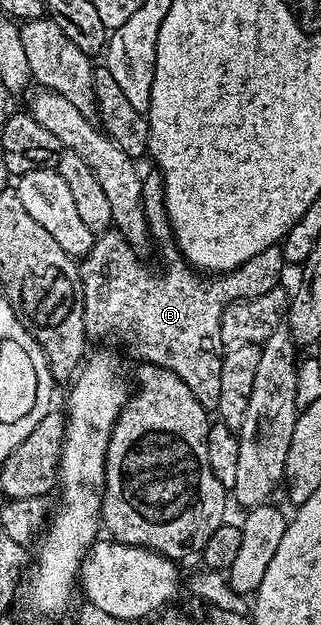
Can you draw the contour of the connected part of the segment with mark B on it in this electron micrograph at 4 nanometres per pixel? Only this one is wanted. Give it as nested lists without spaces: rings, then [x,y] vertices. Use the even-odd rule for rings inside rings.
[[[152,170],[144,175],[143,197],[145,209],[152,237],[158,241],[163,240],[163,258],[167,262],[163,272],[163,282],[154,278],[145,267],[142,266],[140,255],[127,243],[120,230],[106,230],[104,234],[96,237],[93,248],[78,263],[79,279],[83,282],[83,309],[81,311],[81,329],[87,334],[88,339],[95,344],[103,344],[106,338],[112,338],[115,342],[123,341],[135,358],[143,358],[147,350],[143,342],[149,345],[163,346],[159,350],[157,364],[169,372],[173,372],[197,396],[197,404],[201,404],[208,412],[218,411],[221,400],[221,364],[225,353],[223,340],[223,313],[236,300],[250,300],[269,292],[280,285],[279,277],[283,274],[285,263],[282,249],[278,245],[270,246],[262,250],[257,256],[250,258],[245,264],[241,264],[236,270],[229,270],[216,276],[204,276],[195,270],[194,266],[180,250],[176,240],[175,230],[168,218],[168,210],[164,202],[164,180],[162,174]]]

